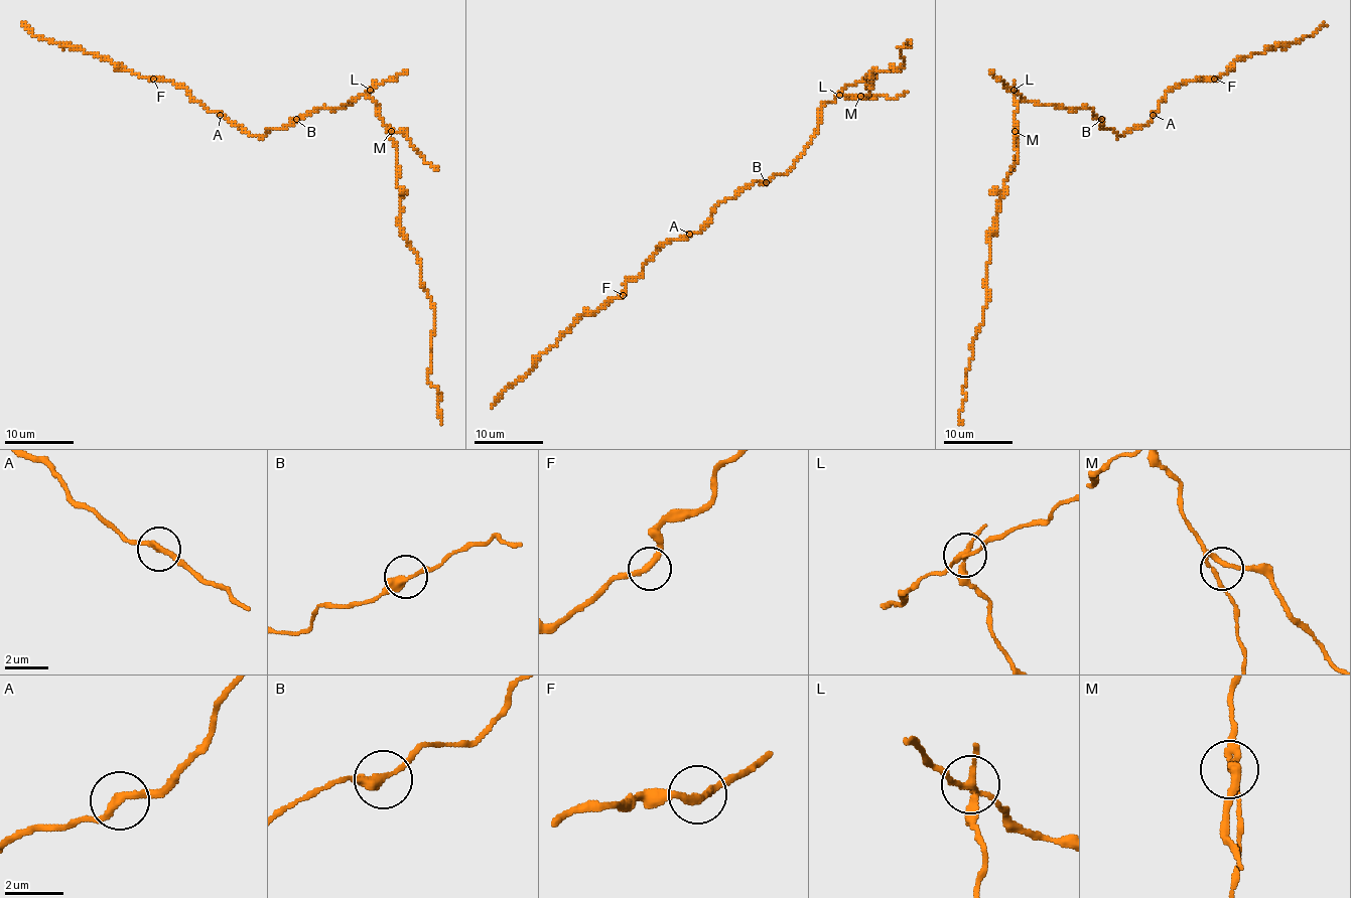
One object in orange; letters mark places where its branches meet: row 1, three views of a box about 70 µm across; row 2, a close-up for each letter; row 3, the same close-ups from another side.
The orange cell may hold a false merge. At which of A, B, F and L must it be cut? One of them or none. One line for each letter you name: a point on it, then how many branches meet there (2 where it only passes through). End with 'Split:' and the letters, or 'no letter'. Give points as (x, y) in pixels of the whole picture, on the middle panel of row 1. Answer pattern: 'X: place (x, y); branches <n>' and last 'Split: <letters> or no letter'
L: place (839, 95); branches 4
Split: L

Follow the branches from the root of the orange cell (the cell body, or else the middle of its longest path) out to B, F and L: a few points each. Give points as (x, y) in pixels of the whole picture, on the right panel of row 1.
B: (1075, 109), (1087, 108), (1092, 111), (1092, 116), (1101, 119)
F: (1075, 109), (1090, 109), (1102, 128), (1121, 137), (1131, 128), (1143, 126), (1173, 89), (1185, 82), (1214, 79)
L: (1075, 109), (1034, 104), (1014, 90)

